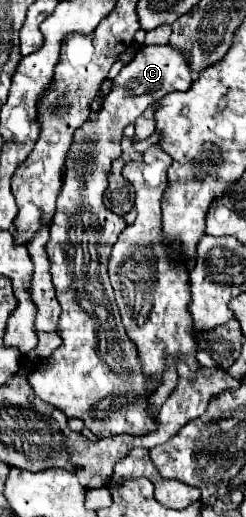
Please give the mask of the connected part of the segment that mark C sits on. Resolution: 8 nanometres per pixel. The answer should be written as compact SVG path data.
M143 46L135 58L121 68L117 78L111 84L111 92L105 98L103 112L99 112L97 122L85 122L77 132L67 154L67 172L63 178L63 188L57 198L57 212L51 222L51 238L47 242L47 256L51 262L51 276L55 286L55 296L61 304L61 316L57 324L57 334L63 344L47 358L39 360L31 372L27 374L29 384L35 394L65 412L69 418L79 418L85 426L99 438L109 438L117 434L143 436L157 430L157 422L149 410L147 382L143 380L143 372L139 372L139 354L135 352L135 344L131 344L119 316L119 308L115 304L113 288L107 276L107 260L113 244L125 228L121 216L109 212L103 204L103 192L107 188L107 172L111 170L111 162L121 156L121 140L123 128L135 122L155 100L161 100L169 92L191 88L191 68L183 54L171 46Z

